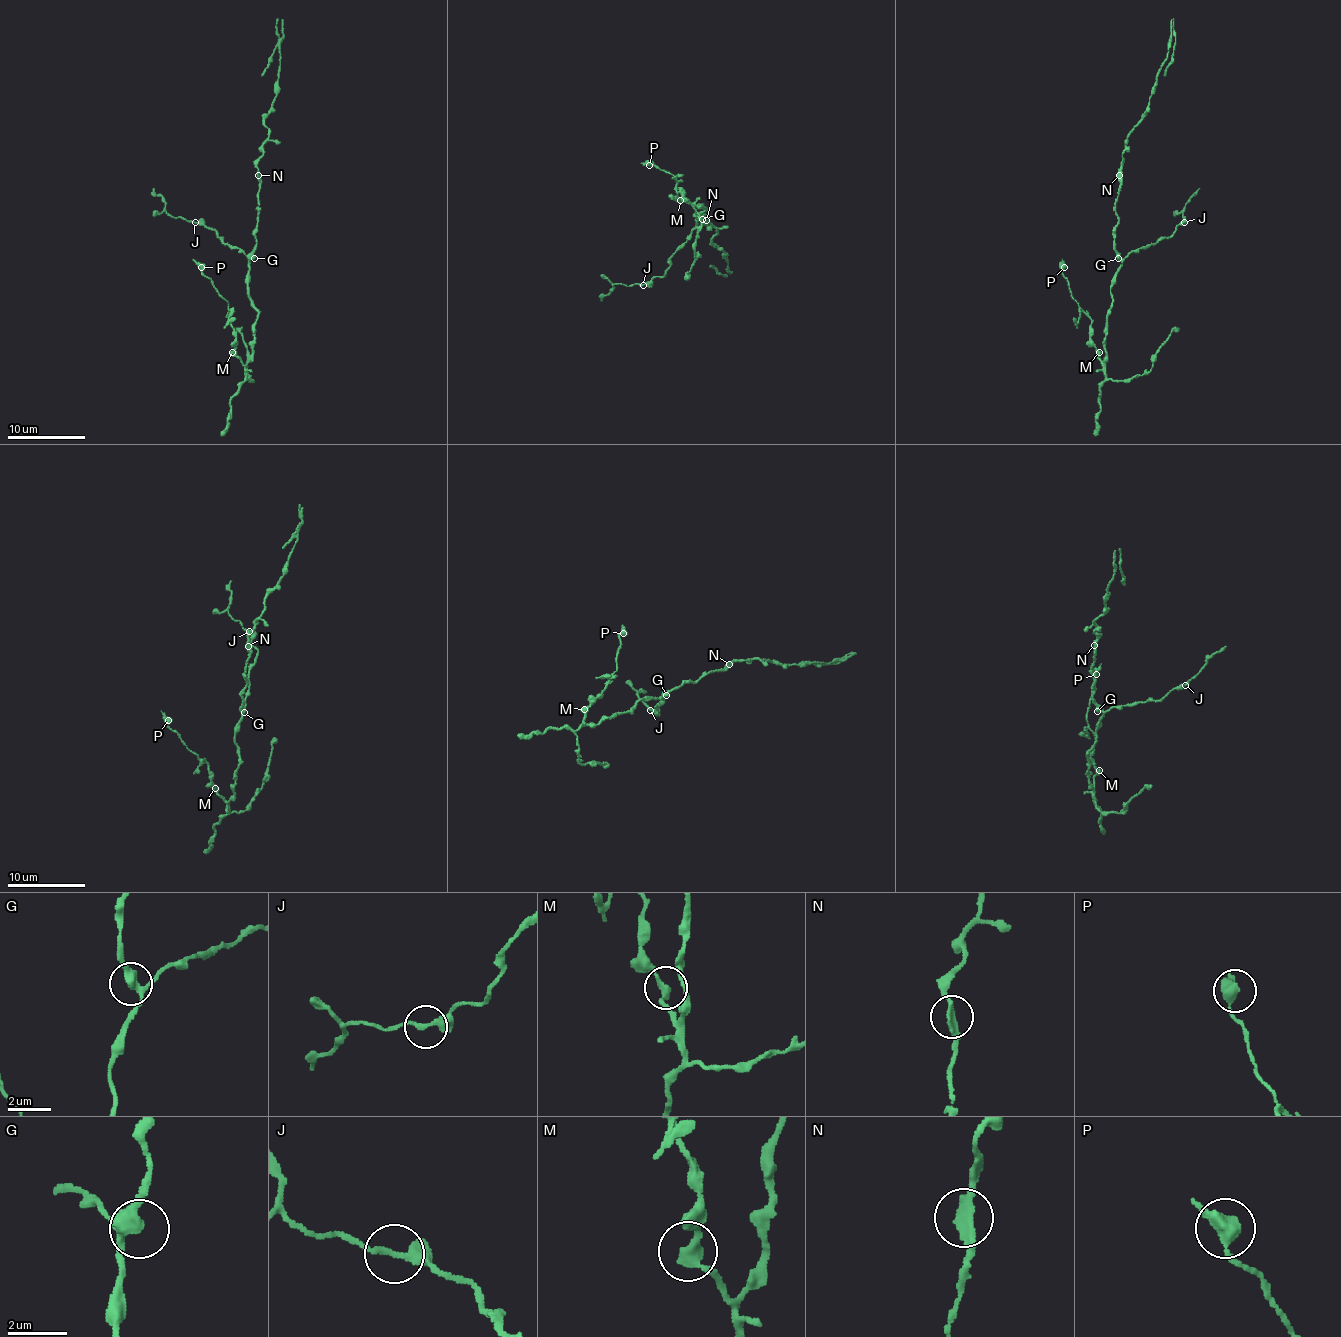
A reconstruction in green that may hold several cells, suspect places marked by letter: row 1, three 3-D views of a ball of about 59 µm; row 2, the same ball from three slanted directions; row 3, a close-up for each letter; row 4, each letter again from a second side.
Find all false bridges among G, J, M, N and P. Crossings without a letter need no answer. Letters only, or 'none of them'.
none of them

